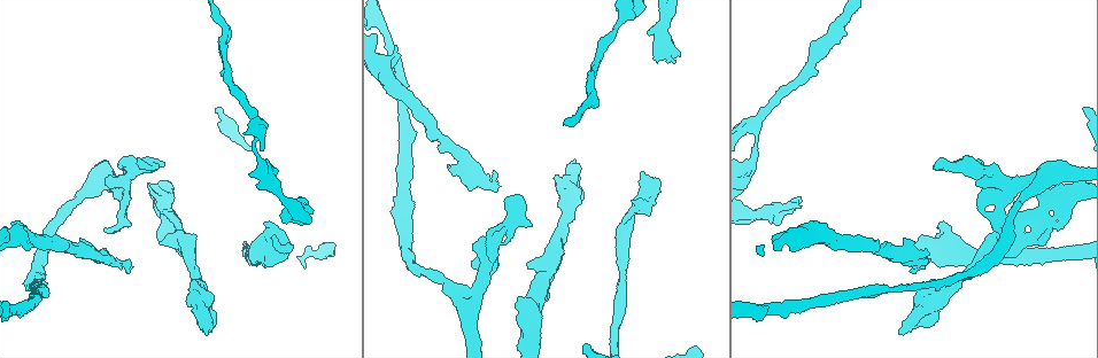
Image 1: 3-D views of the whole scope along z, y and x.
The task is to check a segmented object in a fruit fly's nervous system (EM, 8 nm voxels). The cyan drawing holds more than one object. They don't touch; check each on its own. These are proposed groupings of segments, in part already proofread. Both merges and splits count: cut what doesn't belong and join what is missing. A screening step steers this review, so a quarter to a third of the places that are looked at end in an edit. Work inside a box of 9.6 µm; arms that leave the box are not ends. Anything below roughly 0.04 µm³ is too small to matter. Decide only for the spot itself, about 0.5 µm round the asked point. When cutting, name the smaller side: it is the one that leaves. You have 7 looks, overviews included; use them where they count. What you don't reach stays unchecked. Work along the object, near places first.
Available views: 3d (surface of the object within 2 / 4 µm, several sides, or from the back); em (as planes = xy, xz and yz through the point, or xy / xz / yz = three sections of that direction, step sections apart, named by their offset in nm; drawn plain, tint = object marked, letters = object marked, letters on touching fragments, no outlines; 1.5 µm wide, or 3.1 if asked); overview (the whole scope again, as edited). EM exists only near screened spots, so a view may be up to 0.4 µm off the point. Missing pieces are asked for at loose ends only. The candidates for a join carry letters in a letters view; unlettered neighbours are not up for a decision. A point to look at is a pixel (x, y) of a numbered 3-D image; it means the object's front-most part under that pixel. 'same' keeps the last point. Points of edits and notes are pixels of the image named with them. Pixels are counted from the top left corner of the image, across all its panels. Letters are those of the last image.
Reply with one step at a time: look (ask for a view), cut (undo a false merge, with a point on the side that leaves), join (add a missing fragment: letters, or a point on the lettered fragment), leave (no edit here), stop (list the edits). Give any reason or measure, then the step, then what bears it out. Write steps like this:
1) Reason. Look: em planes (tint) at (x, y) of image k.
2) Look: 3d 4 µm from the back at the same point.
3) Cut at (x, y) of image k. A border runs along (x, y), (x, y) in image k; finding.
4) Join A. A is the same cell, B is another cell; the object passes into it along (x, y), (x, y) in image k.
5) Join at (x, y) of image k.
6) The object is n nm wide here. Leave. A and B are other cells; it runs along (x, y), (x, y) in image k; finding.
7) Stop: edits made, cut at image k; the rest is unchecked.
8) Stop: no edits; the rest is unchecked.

Sudden change in width. Look: 3d 4 µm at (548, 273) of image 1.

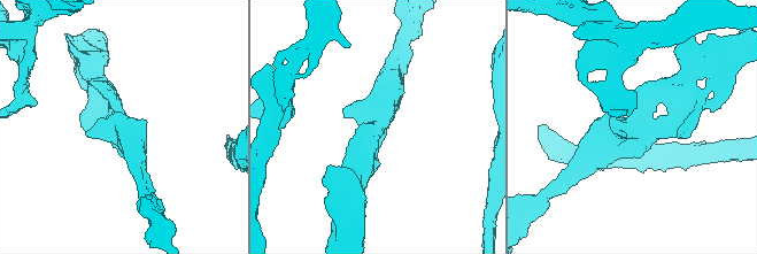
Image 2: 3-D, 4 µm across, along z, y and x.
3 arms meet here; the arms are 190, 200, 440 nm wide; now the EM. Look: em planes (plain) at (636, 128) of image 2.

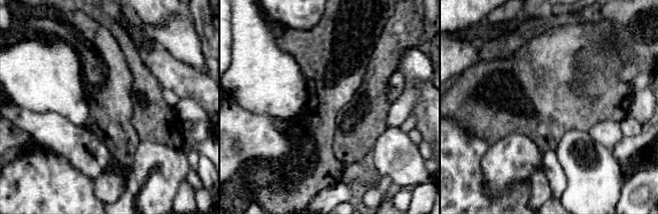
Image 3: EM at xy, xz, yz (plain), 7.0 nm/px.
What lies round it. Look: em planes (letters) at the same point.

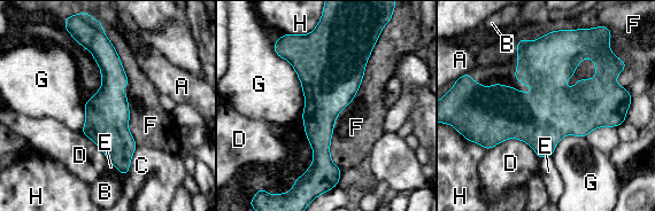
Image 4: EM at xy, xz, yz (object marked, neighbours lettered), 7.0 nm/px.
Leave. A, B, C, D, E, F, G and H are other cells; it runs along (102, 43), (123, 171) in image 4; all the same neuron.

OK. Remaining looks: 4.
Branch stops here. Look: 3d 4 µm at (530, 225) of image 1.

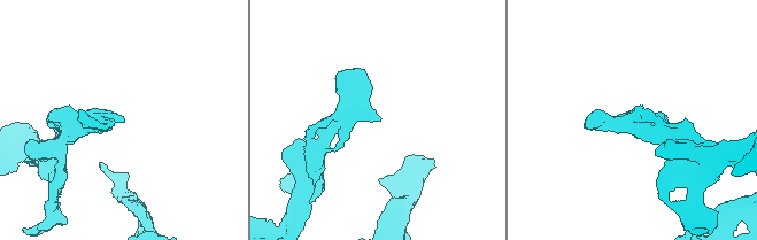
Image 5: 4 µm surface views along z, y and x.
Need the tissue. Look: em 3.1 µm planes (letters) at (120, 115) of image 5.

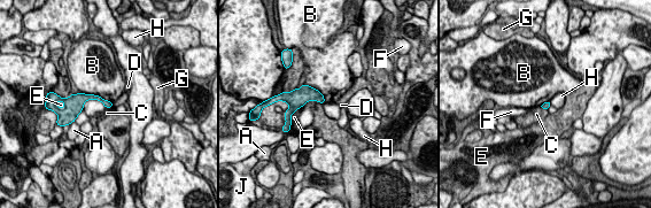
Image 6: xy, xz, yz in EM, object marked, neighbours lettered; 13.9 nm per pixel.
Leave. A, B, C, D, E, F, G, H and J are other cells; a border runs along (85, 93), (100, 95), (111, 102) in image 6; no lettered fragment goes on from it.

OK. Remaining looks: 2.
Stop: no edits; the rest is unchecked.

